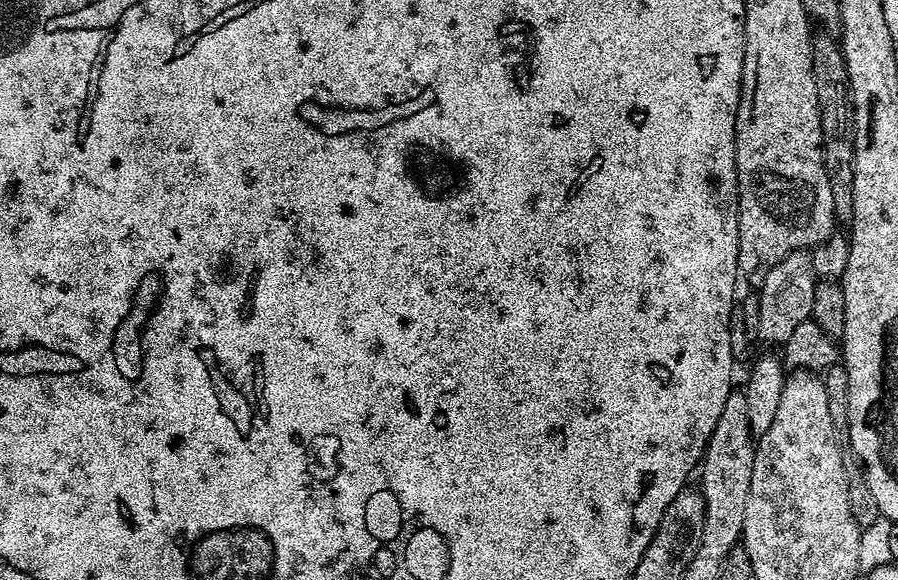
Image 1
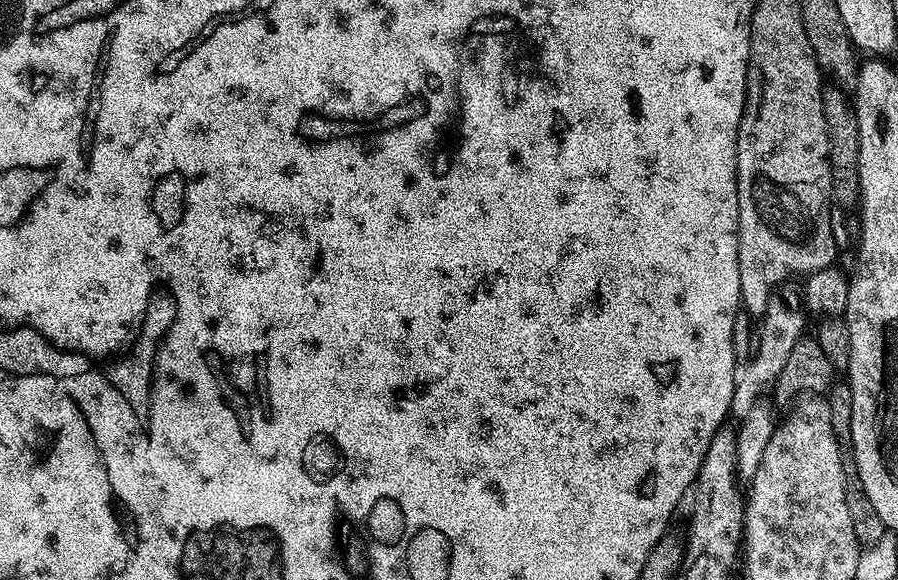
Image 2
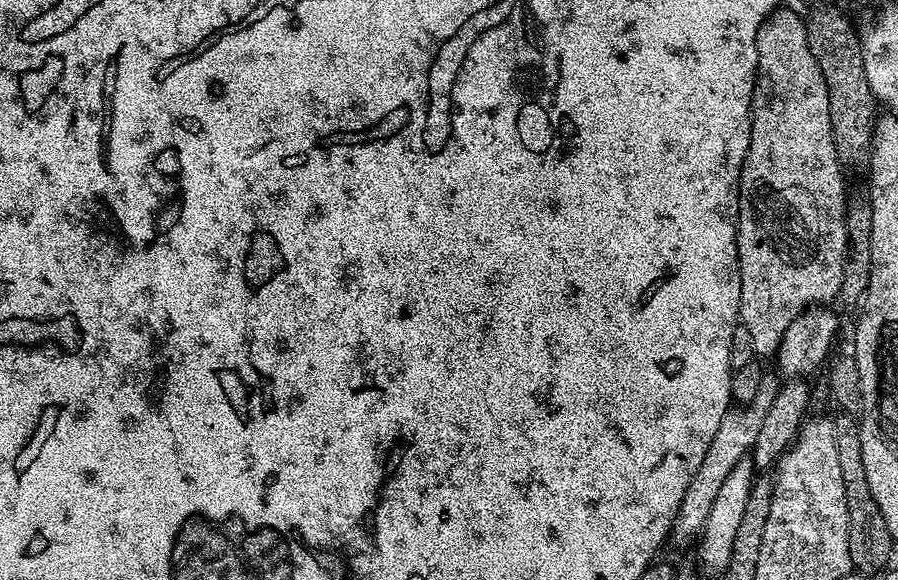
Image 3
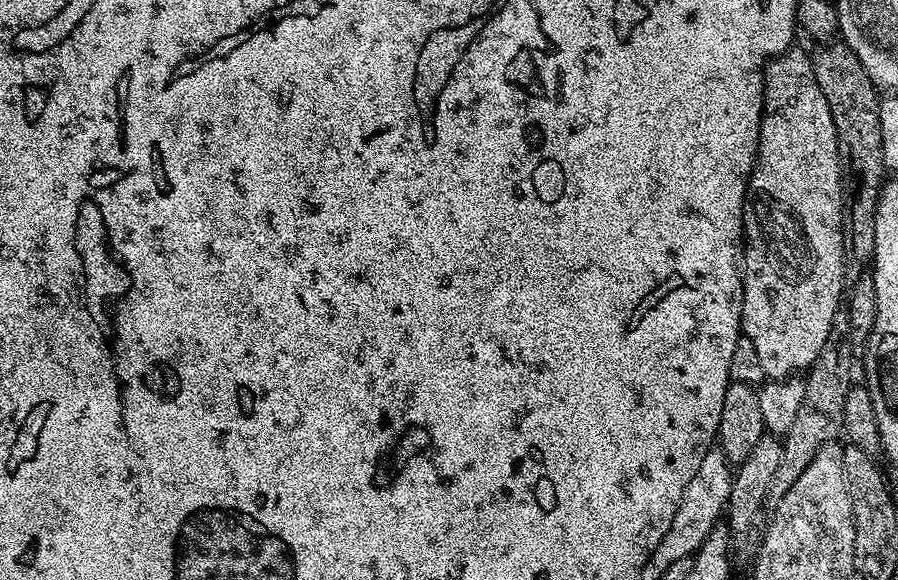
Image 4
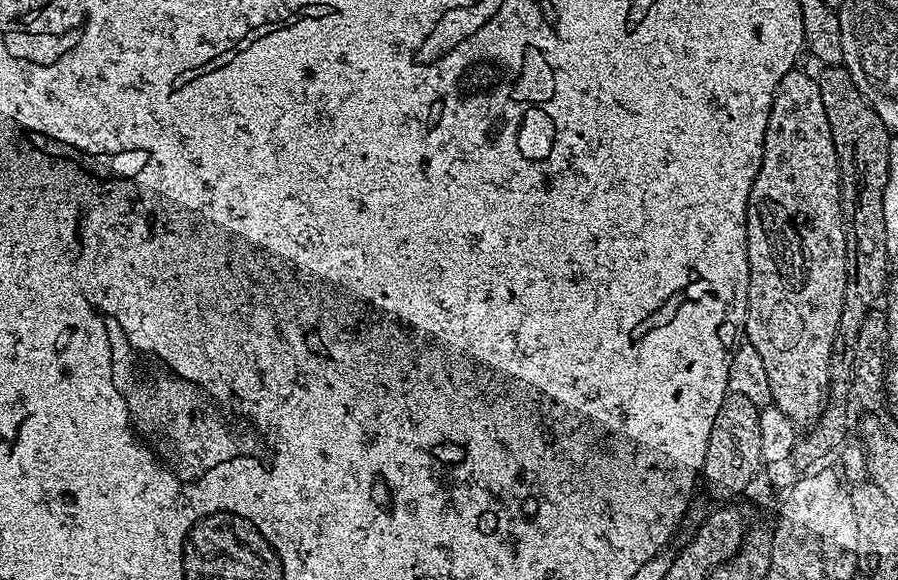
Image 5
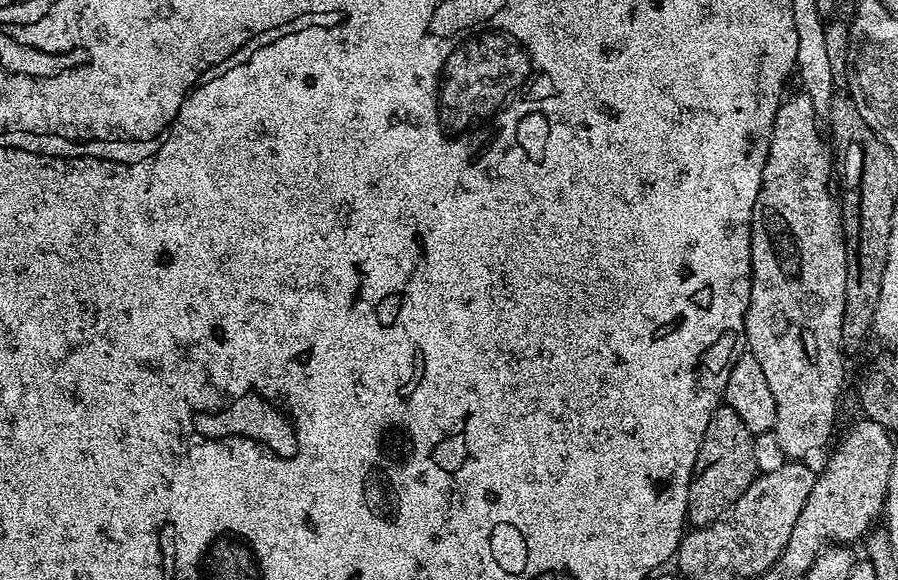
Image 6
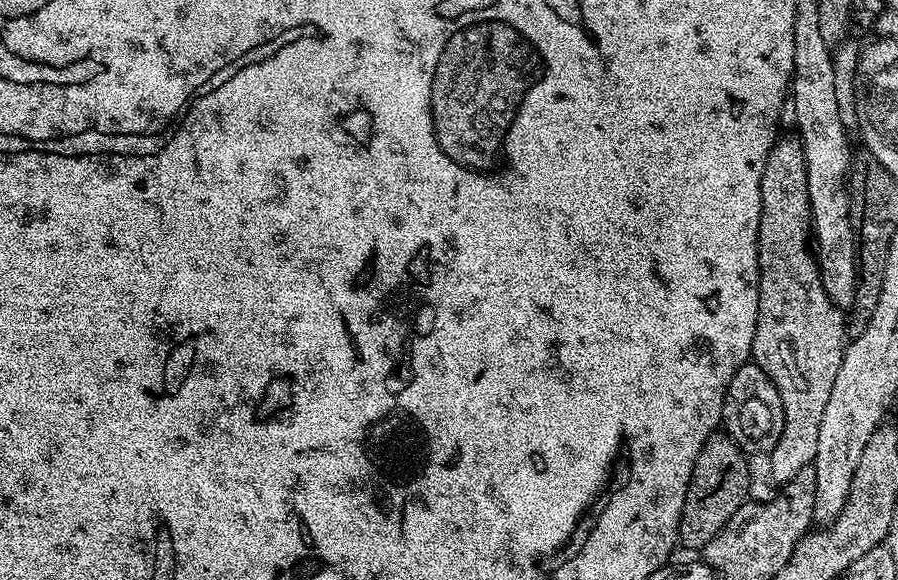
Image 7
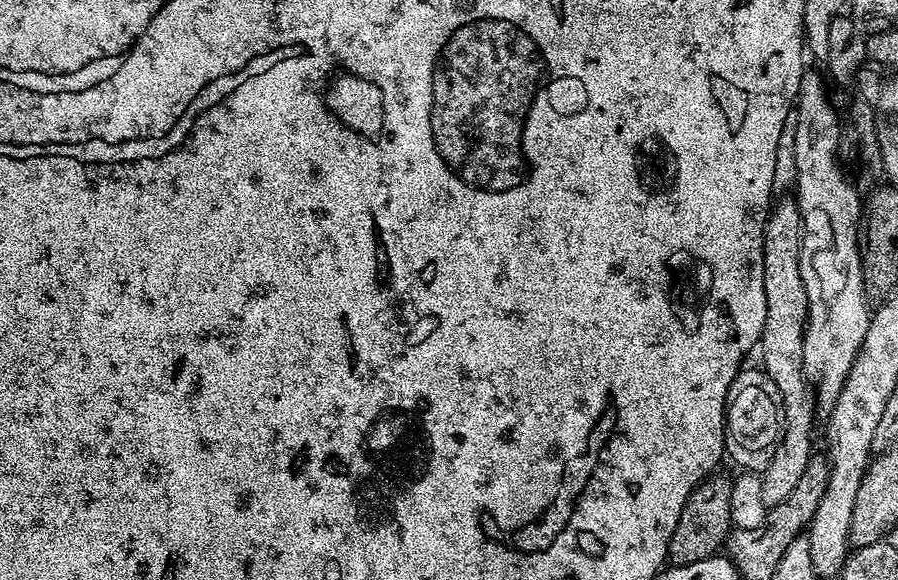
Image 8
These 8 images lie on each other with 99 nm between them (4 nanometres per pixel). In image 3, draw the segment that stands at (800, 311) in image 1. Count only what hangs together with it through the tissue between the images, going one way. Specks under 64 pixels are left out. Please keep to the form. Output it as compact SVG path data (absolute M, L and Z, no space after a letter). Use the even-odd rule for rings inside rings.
M766 378L761 382L760 389L750 403L736 406L729 410L722 418L722 426L718 426L718 434L714 434L714 442L710 442L710 450L706 450L706 458L702 458L702 466L690 478L690 486L686 486L686 494L682 498L682 506L678 506L676 521L672 523L670 544L676 548L684 548L695 541L706 526L706 518L710 518L710 506L714 506L714 498L718 498L718 490L722 490L722 482L730 475L730 470L738 466L738 462L745 459L756 445L758 429L770 410L778 391L777 381Z

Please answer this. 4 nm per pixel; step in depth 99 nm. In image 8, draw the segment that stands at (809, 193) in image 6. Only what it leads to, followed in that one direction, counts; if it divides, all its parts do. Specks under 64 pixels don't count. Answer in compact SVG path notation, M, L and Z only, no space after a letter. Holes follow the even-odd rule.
M788 198L775 205L768 213L768 224L764 228L764 281L766 282L766 322L760 335L758 353L764 359L763 371L778 386L784 403L784 441L774 450L774 458L770 458L770 466L760 476L762 482L762 502L769 510L778 507L790 494L794 494L794 486L806 474L806 466L814 454L812 448L812 427L816 424L818 405L813 385L806 379L804 363L804 327L808 325L808 299L800 273L800 211L795 199Z

